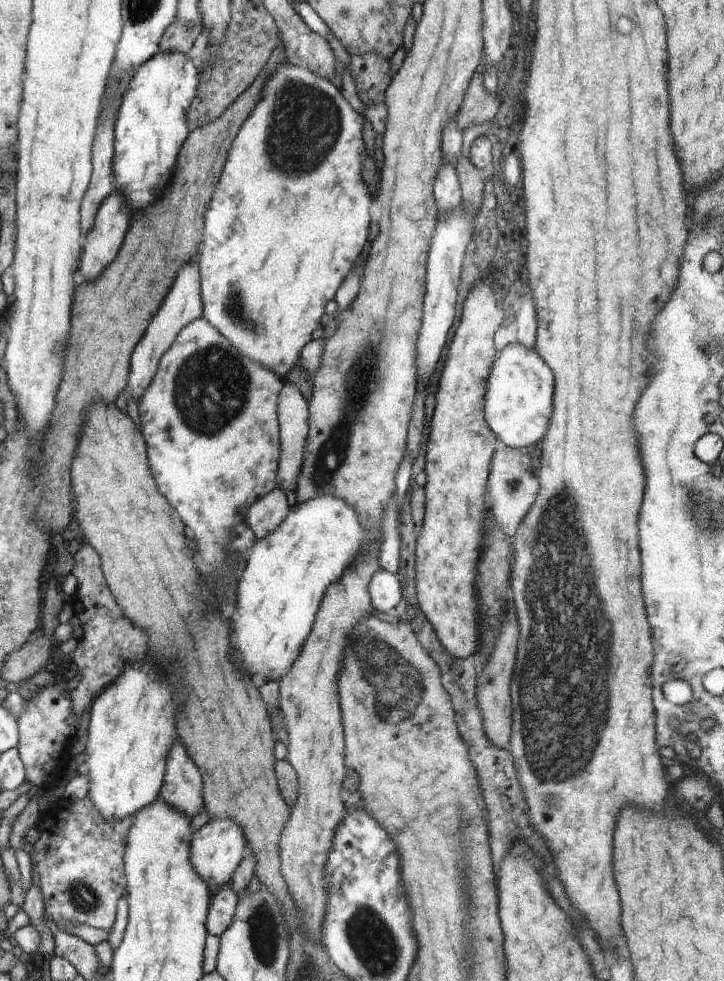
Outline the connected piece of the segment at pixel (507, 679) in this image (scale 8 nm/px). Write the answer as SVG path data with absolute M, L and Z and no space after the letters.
M507 600L507 618L500 627L499 635L495 641L493 651L489 654L488 661L484 664L482 672L477 674L475 695L478 708L481 710L483 727L492 744L499 749L509 749L512 732L512 701L511 682L514 668L514 658L516 658L516 648L518 648L518 622L514 616L512 600Z

